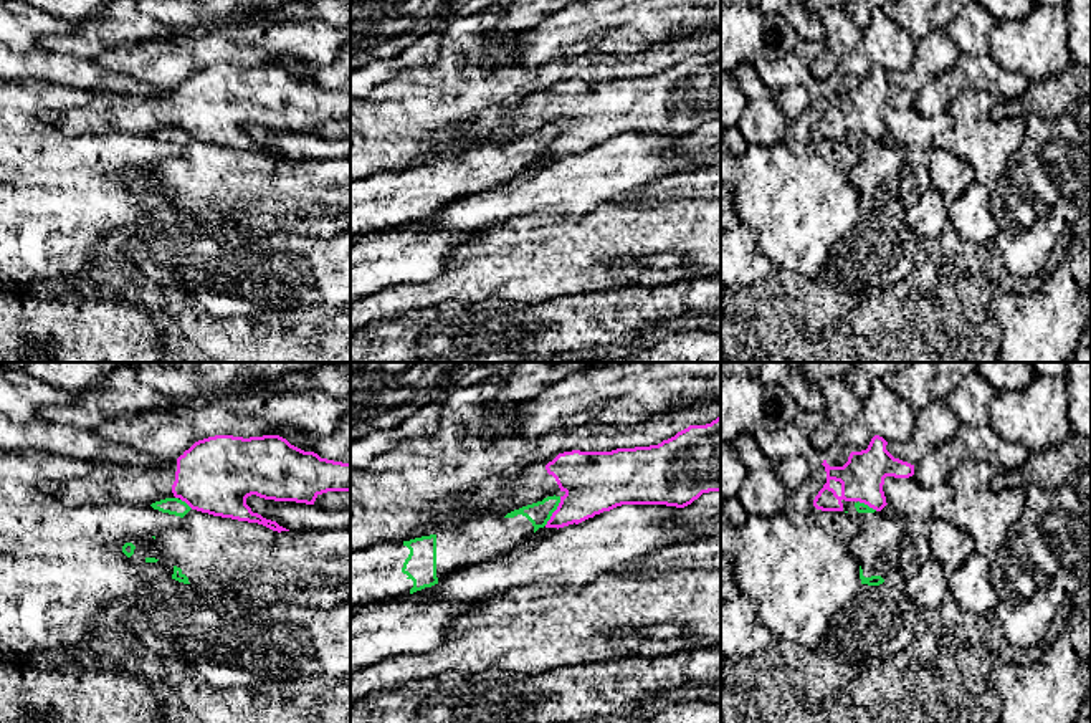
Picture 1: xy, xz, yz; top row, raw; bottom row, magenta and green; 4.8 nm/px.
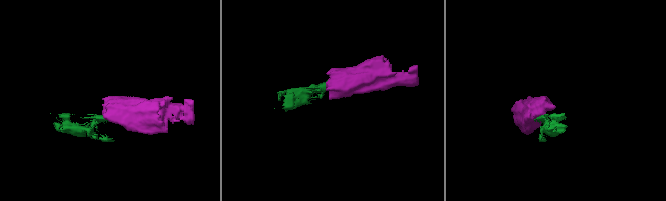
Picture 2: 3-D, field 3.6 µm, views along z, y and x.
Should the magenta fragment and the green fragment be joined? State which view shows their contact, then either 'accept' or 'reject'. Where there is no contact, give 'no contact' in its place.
meets magenta in xz; reject

